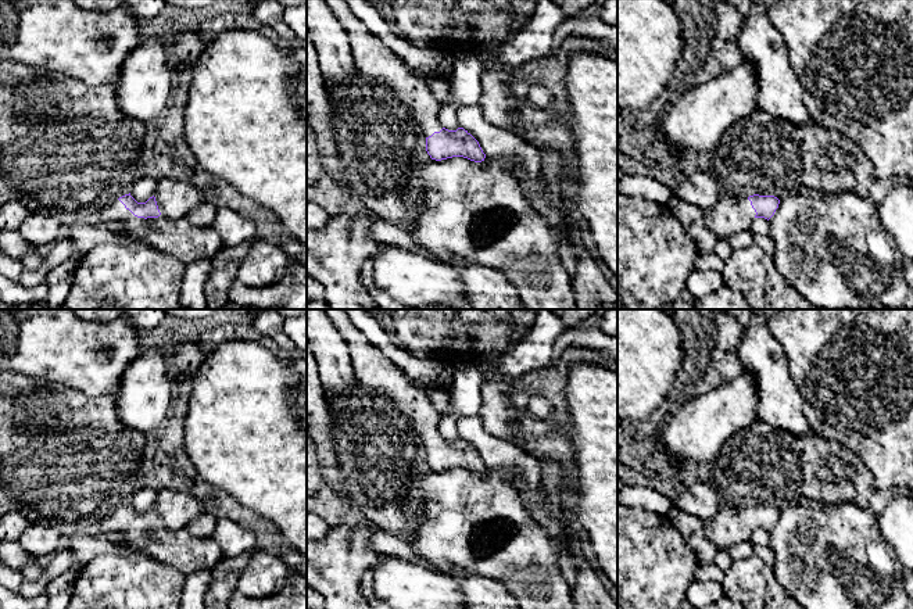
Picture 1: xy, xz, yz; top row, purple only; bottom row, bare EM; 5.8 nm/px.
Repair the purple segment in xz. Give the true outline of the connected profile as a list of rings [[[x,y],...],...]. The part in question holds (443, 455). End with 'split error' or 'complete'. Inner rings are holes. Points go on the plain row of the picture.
[[[323,309],[345,341],[362,394],[390,398],[397,411],[408,416],[409,426],[426,448],[432,470],[463,468],[475,473],[486,469],[479,452],[463,438],[448,441],[438,433],[443,415],[434,408],[423,388],[390,362],[379,348],[352,323],[344,309]]]; split error

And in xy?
[[[130,504],[108,516],[101,523],[101,533],[121,533],[135,551],[171,565],[183,576],[207,569],[211,581],[204,595],[205,609],[228,609],[239,574],[214,576],[215,567],[226,558],[214,538],[196,538],[187,530],[171,531],[160,523],[154,506],[137,513]]]; split error

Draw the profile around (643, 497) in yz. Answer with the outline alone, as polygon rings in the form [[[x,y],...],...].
[[[626,486],[617,494],[617,502],[626,506],[638,506],[662,516],[667,516],[670,509],[674,506],[674,502],[665,495],[642,486]]]

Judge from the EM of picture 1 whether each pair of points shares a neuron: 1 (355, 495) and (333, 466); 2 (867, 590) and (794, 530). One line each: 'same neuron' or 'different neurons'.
1: different neurons
2: same neuron

